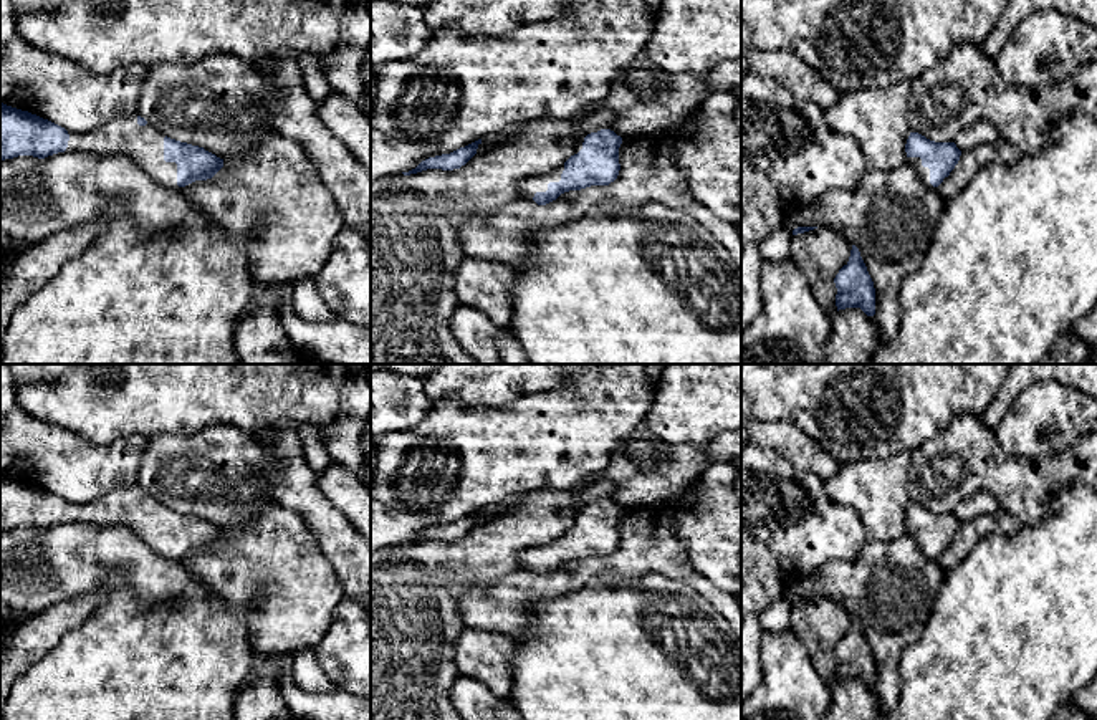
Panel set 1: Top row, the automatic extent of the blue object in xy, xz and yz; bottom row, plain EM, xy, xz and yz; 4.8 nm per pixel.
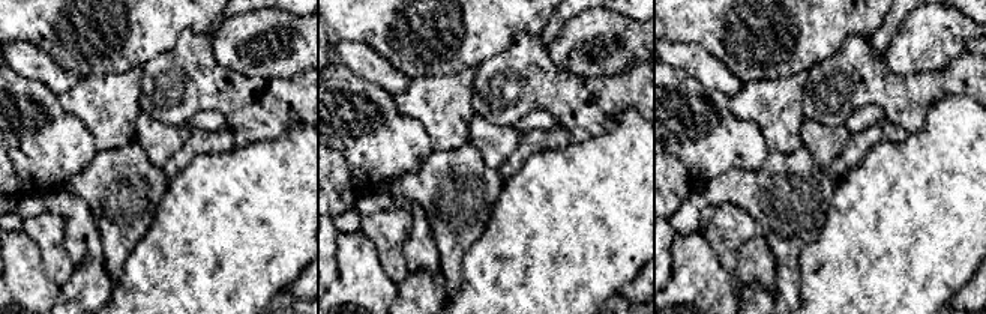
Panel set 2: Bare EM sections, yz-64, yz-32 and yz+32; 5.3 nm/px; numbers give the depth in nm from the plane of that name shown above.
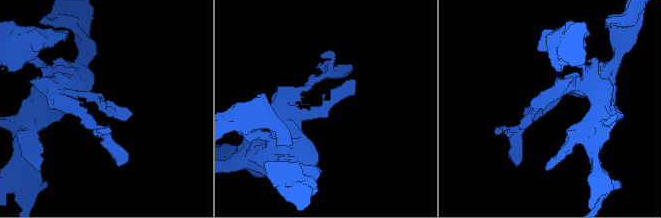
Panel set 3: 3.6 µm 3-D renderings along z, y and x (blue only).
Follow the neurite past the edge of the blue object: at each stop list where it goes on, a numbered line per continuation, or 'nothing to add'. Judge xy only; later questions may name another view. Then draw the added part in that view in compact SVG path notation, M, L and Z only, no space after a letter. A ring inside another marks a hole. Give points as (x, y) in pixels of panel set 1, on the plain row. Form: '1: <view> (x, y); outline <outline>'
1: xy (144, 515); outline M121 487L84 505L71 503L65 523L122 523L132 528L157 554L172 561L177 556L177 535L164 531L164 505L151 497L139 497L136 487Z

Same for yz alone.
1: yz (924, 543); outline M907 528L907 533L910 533L917 545L920 546L920 551L928 558L928 559L937 559L930 554L930 540L922 536L920 528Z

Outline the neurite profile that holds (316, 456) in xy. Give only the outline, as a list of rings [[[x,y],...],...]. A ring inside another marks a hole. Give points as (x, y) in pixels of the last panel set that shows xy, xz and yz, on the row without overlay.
[[[304,425],[298,430],[301,444],[304,447],[304,458],[308,467],[316,473],[323,473],[331,463],[331,457],[326,449],[326,442],[319,437],[319,429]]]

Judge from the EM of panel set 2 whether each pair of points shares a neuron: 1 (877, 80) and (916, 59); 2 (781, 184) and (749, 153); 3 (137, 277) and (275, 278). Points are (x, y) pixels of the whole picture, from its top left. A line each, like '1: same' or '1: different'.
1: different
2: different
3: same

